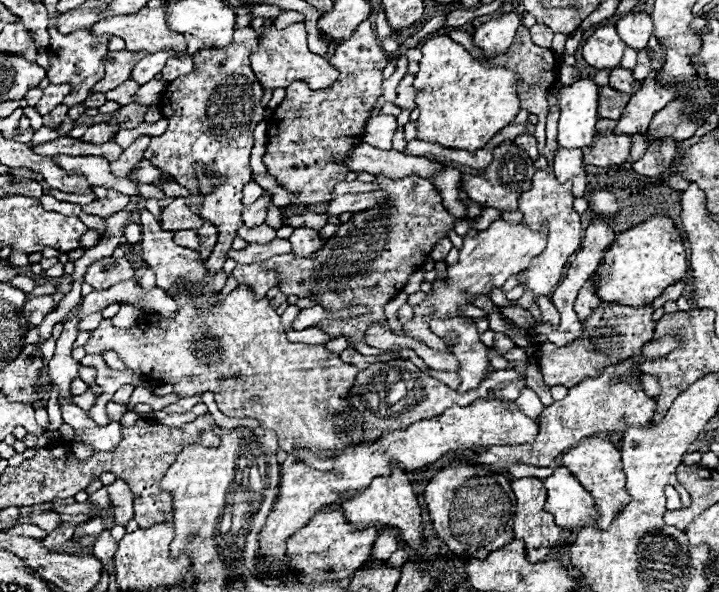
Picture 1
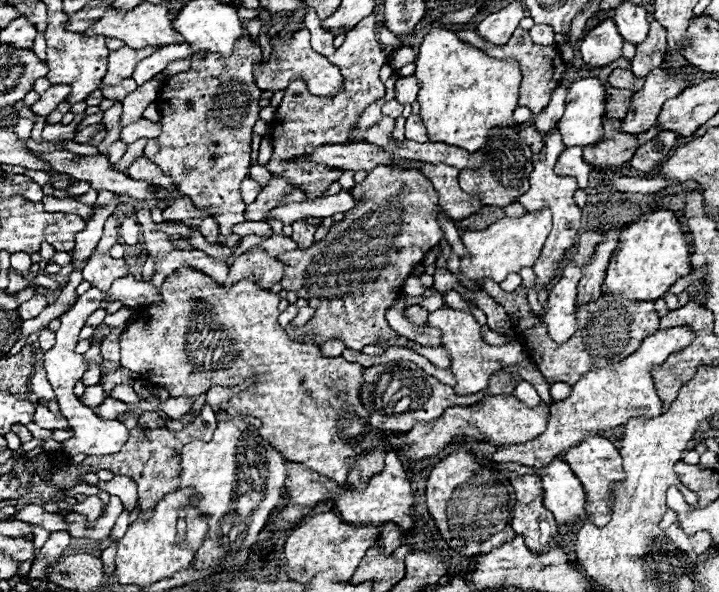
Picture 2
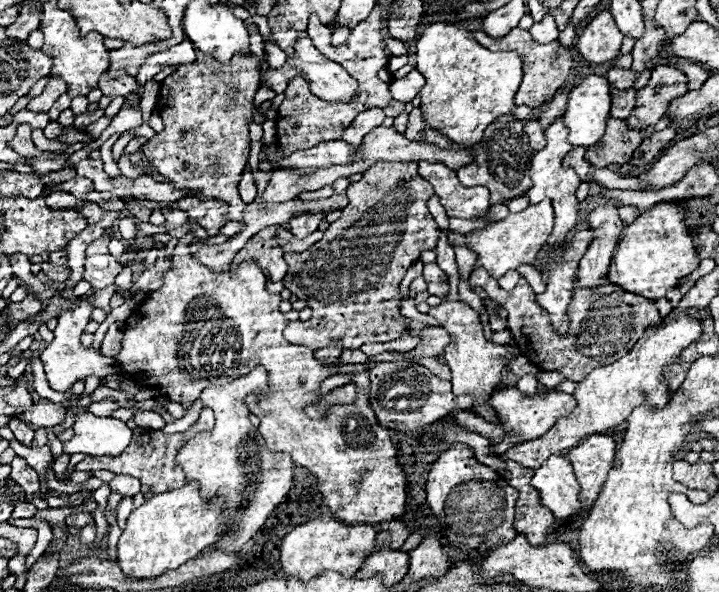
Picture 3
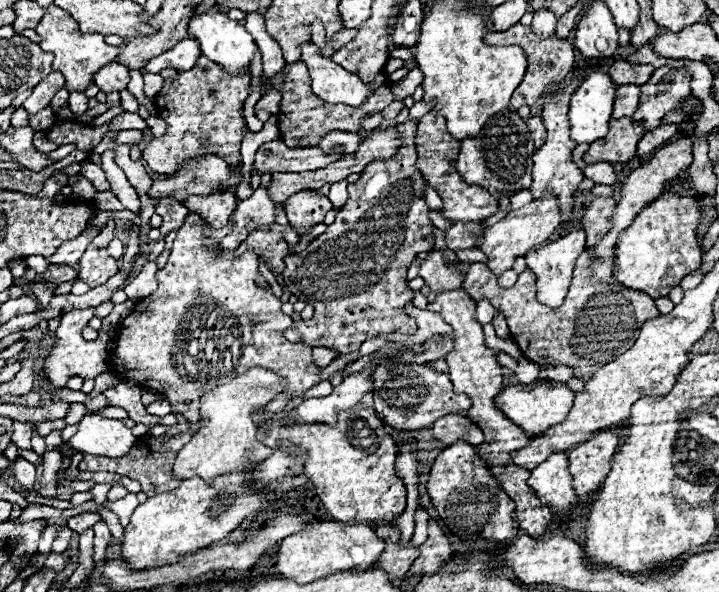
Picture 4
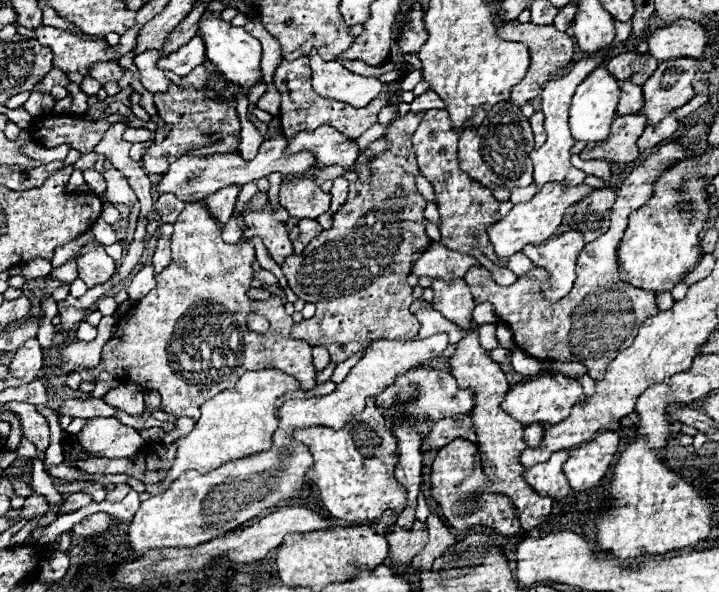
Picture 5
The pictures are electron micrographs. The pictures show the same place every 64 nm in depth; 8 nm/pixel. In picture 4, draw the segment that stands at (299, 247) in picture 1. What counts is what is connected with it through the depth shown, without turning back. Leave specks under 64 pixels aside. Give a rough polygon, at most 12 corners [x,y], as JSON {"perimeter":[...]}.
{"perimeter":[[300,190],[284,202],[298,234],[332,210],[328,196]]}

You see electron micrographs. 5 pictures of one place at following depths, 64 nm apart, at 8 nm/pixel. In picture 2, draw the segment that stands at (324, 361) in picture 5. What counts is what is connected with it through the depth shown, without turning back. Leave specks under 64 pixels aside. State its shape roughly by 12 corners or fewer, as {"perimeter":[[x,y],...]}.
{"perimeter":[[328,340],[320,346],[326,356],[340,356],[344,348],[342,340]]}

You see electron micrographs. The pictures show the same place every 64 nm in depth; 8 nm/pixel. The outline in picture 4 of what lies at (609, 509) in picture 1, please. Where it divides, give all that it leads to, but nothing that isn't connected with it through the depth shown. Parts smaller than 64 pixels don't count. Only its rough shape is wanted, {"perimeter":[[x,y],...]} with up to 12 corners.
{"perimeter":[[600,432],[568,452],[578,496],[610,472],[618,438]]}

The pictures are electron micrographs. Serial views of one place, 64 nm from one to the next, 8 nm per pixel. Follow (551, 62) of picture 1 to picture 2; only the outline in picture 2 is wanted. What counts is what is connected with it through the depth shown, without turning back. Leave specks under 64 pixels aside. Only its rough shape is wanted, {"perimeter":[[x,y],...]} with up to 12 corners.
{"perimeter":[[516,28],[506,44],[476,30],[458,36],[490,56],[514,56],[522,70],[520,106],[548,106],[566,70],[560,50]]}

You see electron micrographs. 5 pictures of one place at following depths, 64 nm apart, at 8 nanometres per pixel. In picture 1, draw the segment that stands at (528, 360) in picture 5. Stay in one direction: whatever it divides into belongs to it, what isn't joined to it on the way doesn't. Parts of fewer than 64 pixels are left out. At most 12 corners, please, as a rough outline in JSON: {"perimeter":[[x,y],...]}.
{"perimeter":[[528,386],[520,390],[516,404],[520,410],[538,418],[542,402]]}

